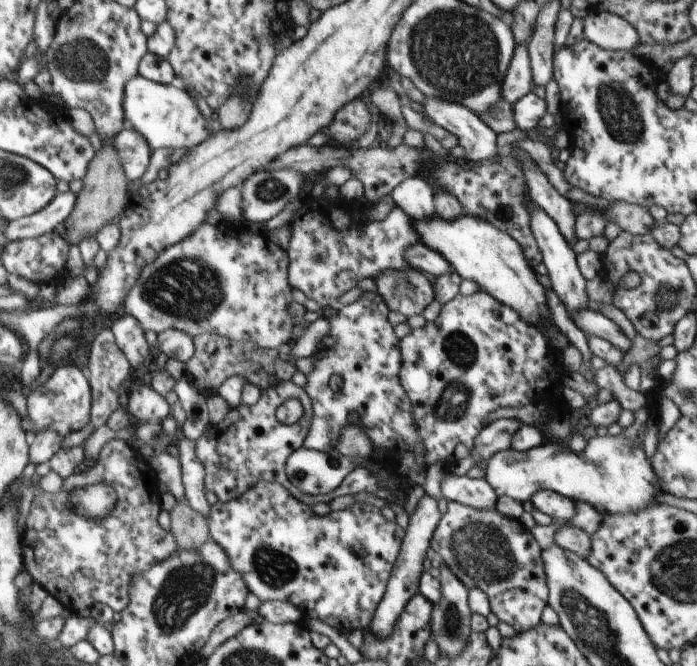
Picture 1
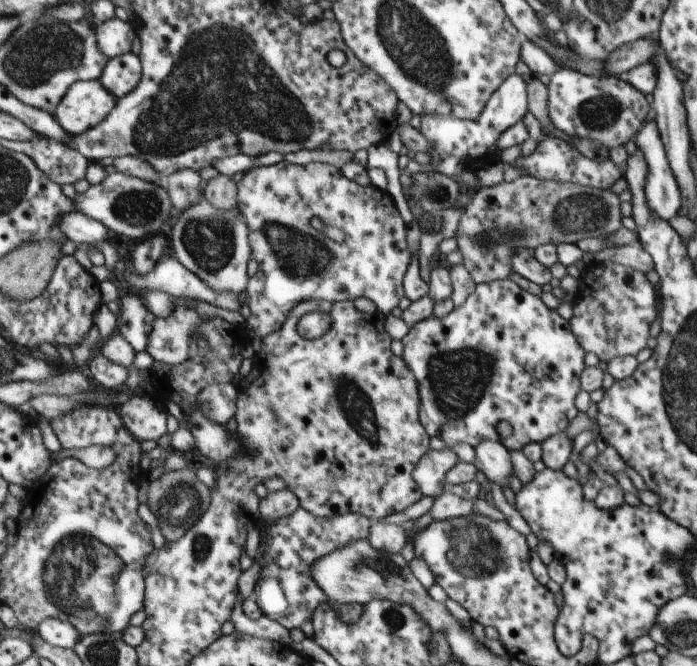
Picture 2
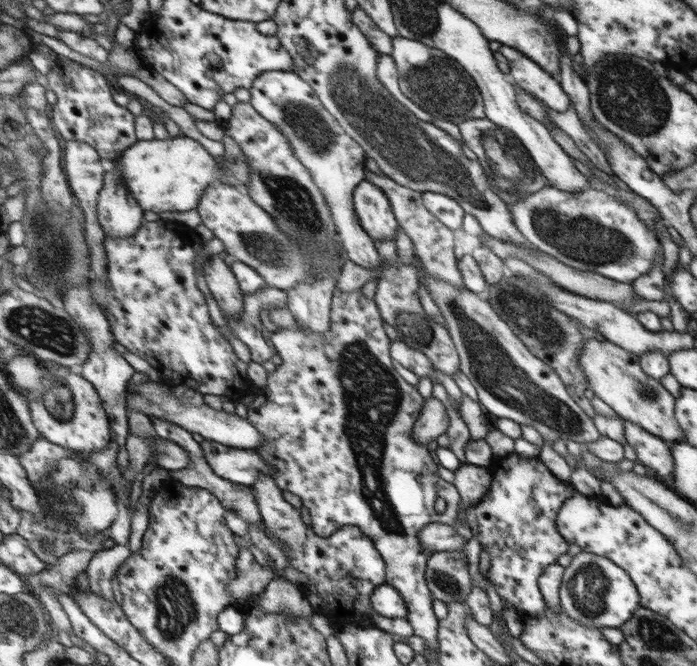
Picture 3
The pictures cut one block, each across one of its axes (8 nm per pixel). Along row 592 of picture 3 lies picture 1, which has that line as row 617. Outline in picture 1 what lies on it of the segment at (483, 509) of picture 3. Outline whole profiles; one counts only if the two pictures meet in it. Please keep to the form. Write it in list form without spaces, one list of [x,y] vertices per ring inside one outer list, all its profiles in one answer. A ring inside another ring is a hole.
[[[448,501],[448,510],[438,523],[434,533],[432,547],[441,554],[443,562],[459,578],[459,581],[468,589],[476,586],[488,596],[491,612],[500,621],[507,622],[514,627],[515,632],[522,632],[538,628],[541,616],[548,600],[548,575],[544,574],[545,564],[540,558],[540,545],[526,527],[516,519],[504,516],[497,510],[480,510]]]

